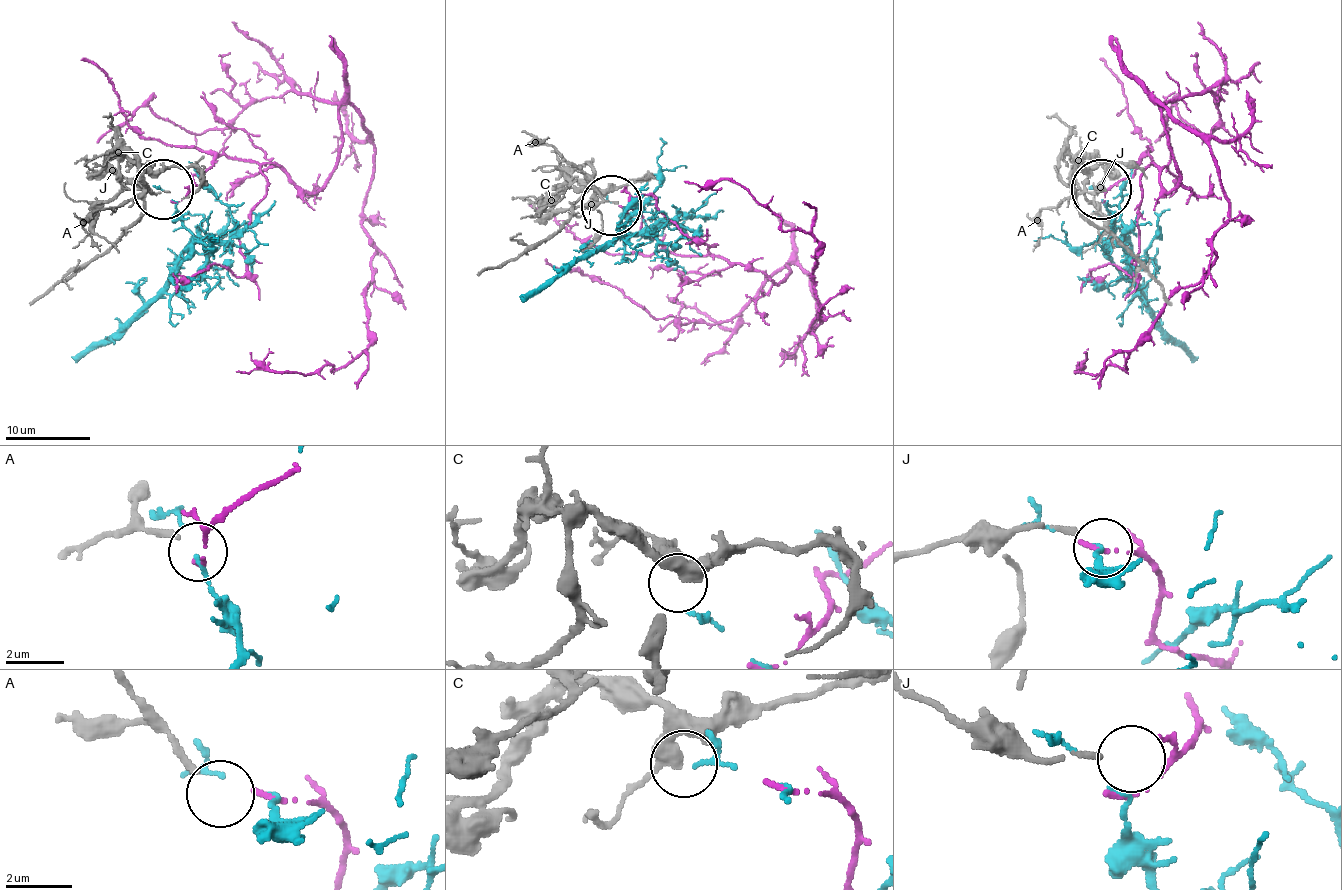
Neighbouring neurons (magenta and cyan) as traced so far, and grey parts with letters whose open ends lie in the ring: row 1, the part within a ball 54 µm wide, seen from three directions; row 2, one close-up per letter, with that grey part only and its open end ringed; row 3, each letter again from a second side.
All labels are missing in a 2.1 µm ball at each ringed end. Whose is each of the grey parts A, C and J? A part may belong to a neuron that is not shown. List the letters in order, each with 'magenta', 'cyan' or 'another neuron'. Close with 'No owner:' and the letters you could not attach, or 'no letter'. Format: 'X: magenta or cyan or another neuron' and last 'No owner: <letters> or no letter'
A: magenta
C: another neuron
J: another neuron
No owner: C, J

